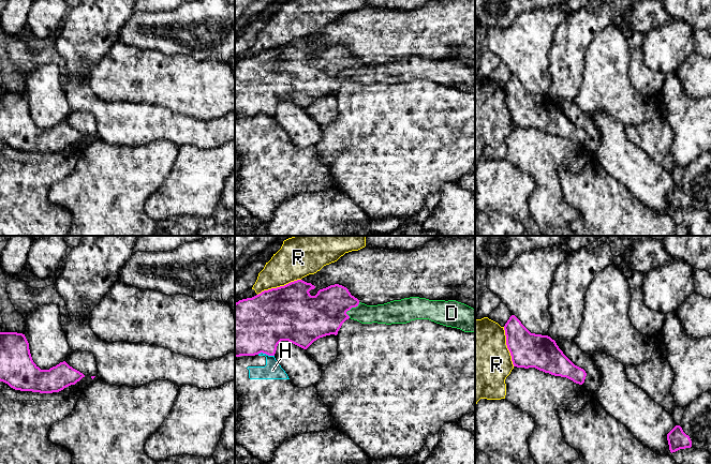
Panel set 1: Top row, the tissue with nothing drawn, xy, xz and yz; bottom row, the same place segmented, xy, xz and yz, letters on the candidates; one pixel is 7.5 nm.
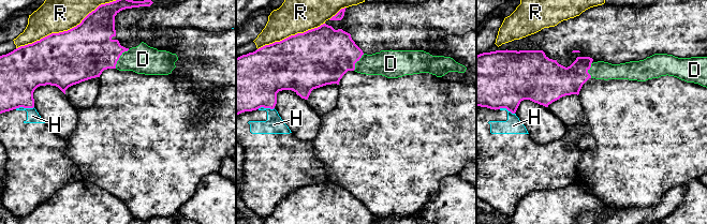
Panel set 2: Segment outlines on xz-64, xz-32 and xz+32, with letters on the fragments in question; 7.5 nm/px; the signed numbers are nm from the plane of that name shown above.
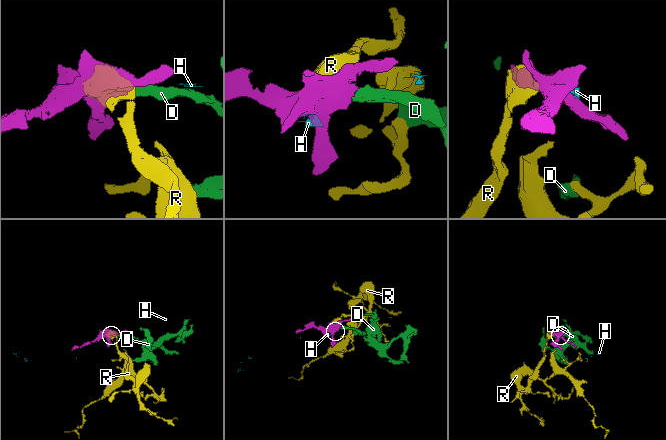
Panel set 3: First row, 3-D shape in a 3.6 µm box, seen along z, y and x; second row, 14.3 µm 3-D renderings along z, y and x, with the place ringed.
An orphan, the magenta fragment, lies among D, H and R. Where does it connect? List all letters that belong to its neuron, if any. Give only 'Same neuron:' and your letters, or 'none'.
Same neuron: D

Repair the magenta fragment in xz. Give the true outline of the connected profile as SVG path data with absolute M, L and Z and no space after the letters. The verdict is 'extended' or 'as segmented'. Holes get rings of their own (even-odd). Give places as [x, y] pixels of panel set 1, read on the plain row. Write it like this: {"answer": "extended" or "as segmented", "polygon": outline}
{"answer": "extended", "polygon": "M302 40L284 46L264 50L261 54L235 63L235 118L255 116L261 113L275 116L281 101L288 101L307 109L320 98L338 94L342 84L351 78L361 84L406 84L415 79L429 79L436 84L475 92L475 70L456 60L429 60L410 57L384 64L367 65L351 55L342 45L335 44L320 49L315 56L310 50L315 46Z"}

